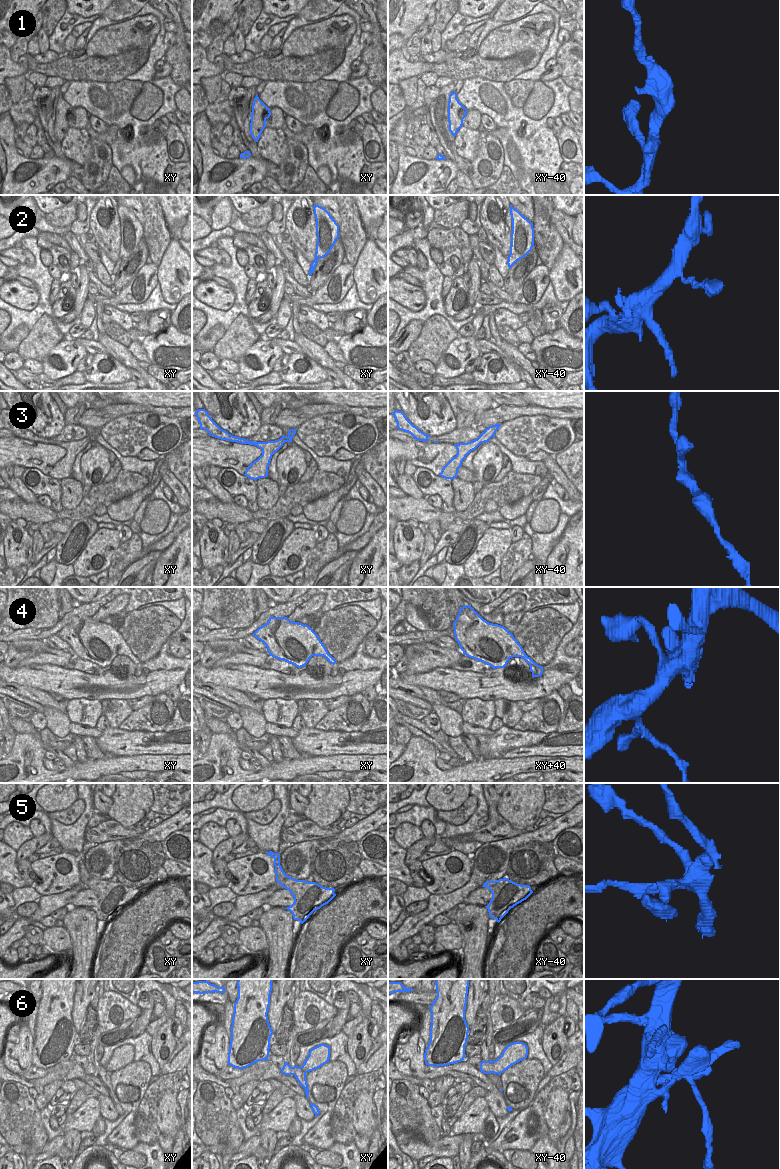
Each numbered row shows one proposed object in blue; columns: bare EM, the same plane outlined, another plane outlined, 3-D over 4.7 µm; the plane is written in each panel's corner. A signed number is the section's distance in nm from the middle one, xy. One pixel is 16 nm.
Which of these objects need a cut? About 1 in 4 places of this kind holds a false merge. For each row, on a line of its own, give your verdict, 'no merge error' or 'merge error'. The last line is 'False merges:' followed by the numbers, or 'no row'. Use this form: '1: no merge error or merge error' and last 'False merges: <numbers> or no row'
1: no merge error
2: no merge error
3: no merge error
4: merge error
5: no merge error
6: no merge error
False merges: 4

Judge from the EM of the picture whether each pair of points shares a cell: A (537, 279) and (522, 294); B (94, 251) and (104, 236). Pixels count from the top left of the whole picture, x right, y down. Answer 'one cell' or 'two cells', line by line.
A: one cell
B: two cells

